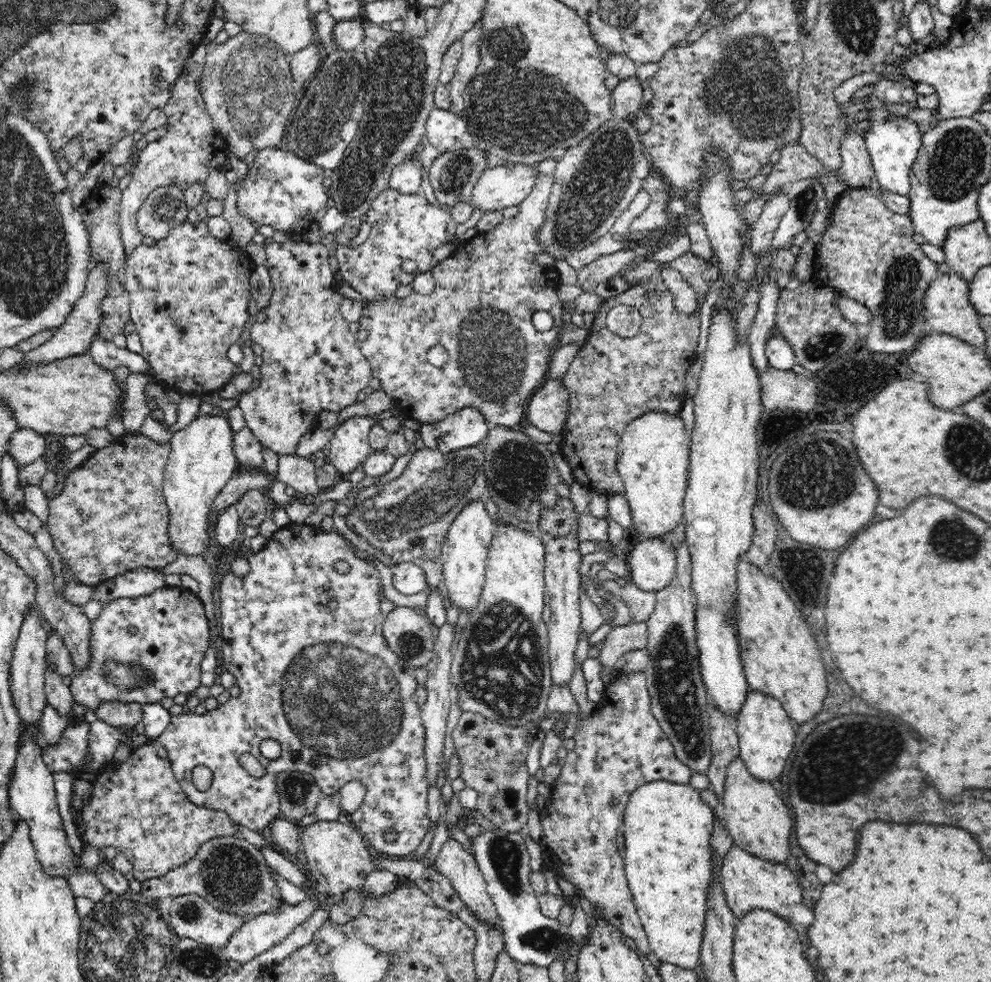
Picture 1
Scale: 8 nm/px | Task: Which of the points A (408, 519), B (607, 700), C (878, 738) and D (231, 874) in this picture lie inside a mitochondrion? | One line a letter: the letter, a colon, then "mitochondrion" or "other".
A: mitochondrion
B: other
C: mitochondrion
D: mitochondrion

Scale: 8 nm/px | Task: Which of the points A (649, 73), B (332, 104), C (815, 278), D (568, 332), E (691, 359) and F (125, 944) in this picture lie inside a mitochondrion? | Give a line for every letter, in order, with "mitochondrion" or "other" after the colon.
A: other
B: mitochondrion
C: other
D: other
E: other
F: mitochondrion

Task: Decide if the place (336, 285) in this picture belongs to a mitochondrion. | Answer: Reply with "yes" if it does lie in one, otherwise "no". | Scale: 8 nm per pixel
no

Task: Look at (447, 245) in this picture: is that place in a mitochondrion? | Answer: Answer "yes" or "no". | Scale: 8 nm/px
no

